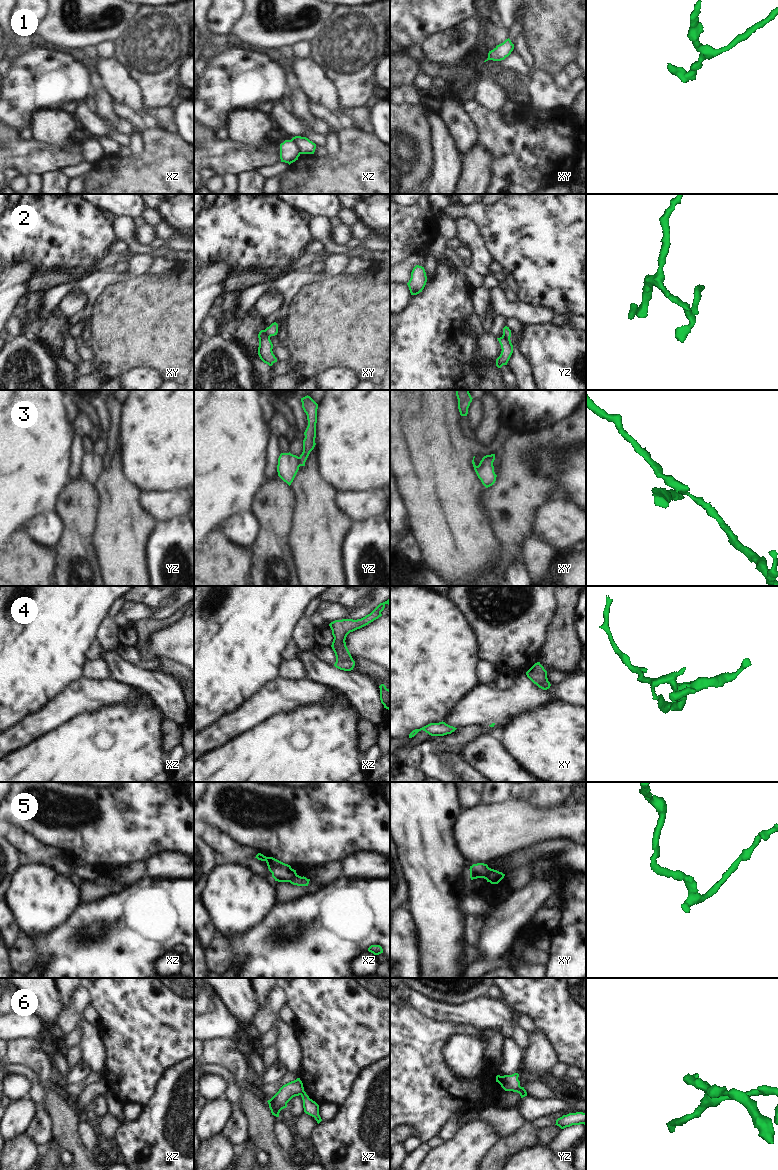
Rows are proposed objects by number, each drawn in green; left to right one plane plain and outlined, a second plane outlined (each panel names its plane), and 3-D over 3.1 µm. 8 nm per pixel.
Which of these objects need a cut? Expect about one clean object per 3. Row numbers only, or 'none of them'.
1, 2, 3, 4, 5, 6

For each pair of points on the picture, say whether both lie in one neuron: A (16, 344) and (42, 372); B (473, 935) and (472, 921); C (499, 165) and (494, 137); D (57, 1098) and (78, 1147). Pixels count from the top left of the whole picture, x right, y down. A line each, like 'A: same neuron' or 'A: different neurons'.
A: same neuron
B: same neuron
C: same neuron
D: same neuron

